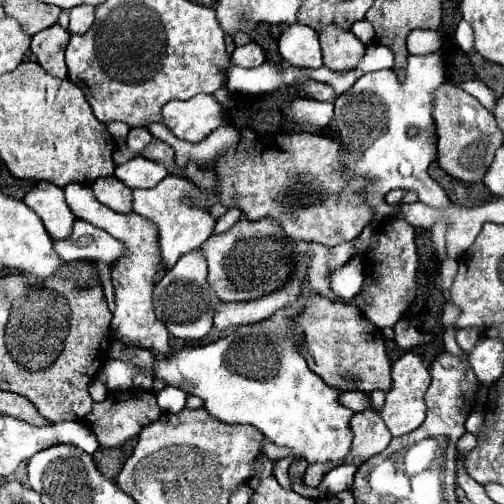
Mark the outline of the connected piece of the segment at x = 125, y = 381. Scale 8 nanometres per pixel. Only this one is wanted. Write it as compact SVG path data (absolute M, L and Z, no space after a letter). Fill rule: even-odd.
M109 360L103 366L101 374L103 374L109 390L126 391L126 389L132 388L135 368L131 368L129 364L120 360Z

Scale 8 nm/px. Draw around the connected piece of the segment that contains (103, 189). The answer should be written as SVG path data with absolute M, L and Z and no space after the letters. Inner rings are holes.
M97 178L91 184L91 190L95 192L95 198L107 208L121 214L131 212L131 188L127 188L117 178Z

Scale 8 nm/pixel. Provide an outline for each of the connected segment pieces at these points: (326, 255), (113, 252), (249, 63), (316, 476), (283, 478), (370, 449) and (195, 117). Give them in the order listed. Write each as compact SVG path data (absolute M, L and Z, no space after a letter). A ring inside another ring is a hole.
M311 244L311 254L309 254L309 270L307 270L307 280L309 286L319 294L325 296L333 302L341 302L337 294L333 294L329 286L331 272L343 264L347 264L353 256L353 244L341 244L337 248L327 248L323 244Z
M77 220L69 240L55 240L55 244L57 254L67 262L89 260L113 266L125 254L125 246L117 238L85 220Z
M249 42L245 46L235 48L235 52L231 54L231 60L235 66L241 66L241 68L257 68L266 60L266 52L259 44Z
M309 464L307 472L305 472L305 484L311 488L317 488L321 484L321 478L325 472L329 472L329 470L321 468L321 464Z
M281 458L281 460L275 460L275 478L279 480L279 484L283 488L291 488L289 486L289 466L291 466L293 458Z
M365 410L353 416L351 420L351 428L353 428L353 456L349 456L349 462L365 462L367 458L379 454L385 450L385 446L389 446L391 442L391 432L385 426L385 422L381 420L381 414L375 410Z
M197 94L191 100L167 102L161 110L163 124L181 140L201 142L215 128L225 124L223 106L209 94Z

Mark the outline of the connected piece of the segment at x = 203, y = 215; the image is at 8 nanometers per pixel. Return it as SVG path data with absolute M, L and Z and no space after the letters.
M169 174L165 180L161 180L155 188L135 188L133 190L133 212L141 214L143 218L151 220L159 228L159 248L161 248L161 264L163 270L171 270L175 262L191 252L197 250L215 230L217 220L211 216L211 212L203 206L191 204L191 194L193 194L193 182L185 176Z

